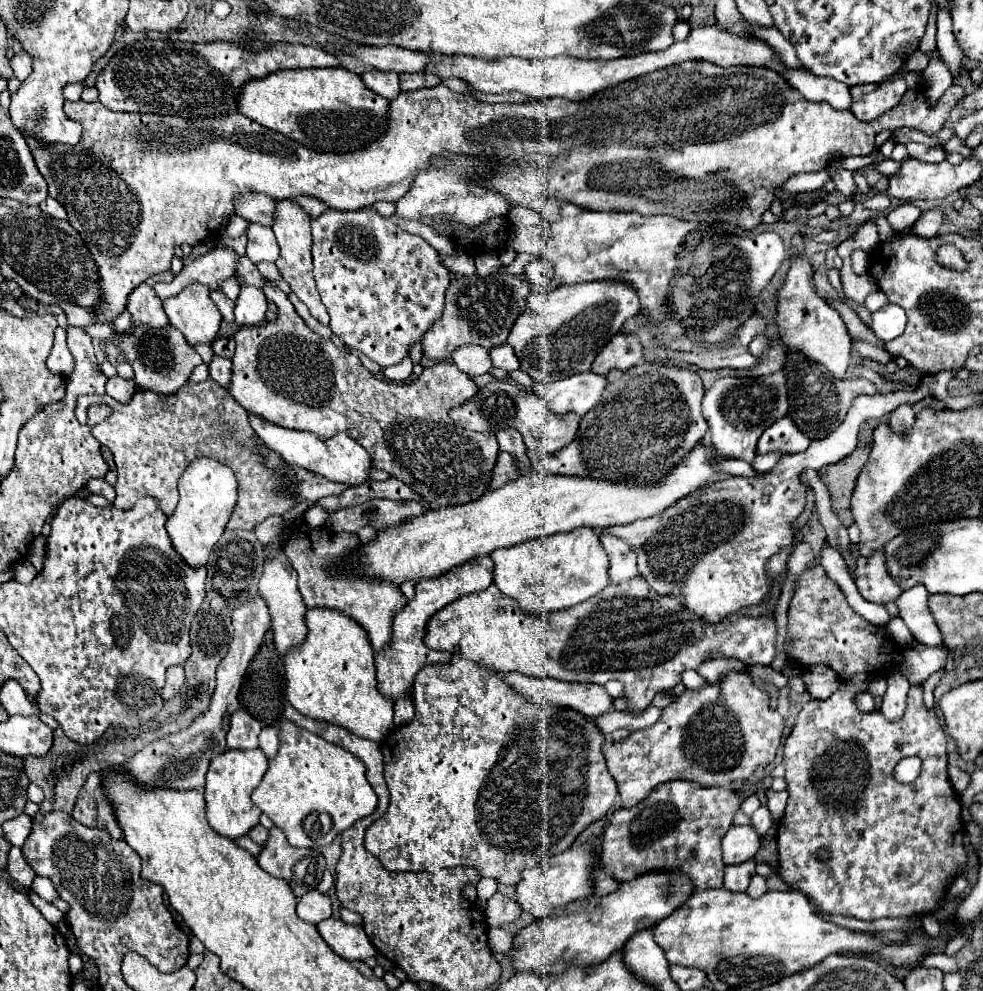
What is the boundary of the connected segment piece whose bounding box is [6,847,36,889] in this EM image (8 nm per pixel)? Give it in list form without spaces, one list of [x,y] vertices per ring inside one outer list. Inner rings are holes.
[[[12,847],[8,855],[8,873],[12,875],[12,879],[16,883],[20,883],[22,887],[30,887],[32,885],[32,879],[36,877],[34,871],[28,867],[28,863],[24,861],[22,857],[22,851],[20,847]]]

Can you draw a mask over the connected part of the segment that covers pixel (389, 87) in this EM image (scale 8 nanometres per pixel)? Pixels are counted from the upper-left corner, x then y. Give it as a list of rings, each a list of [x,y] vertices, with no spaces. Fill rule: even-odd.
[[[366,71],[360,75],[362,81],[366,83],[366,87],[386,99],[396,99],[400,95],[400,79],[398,79],[398,73],[384,73],[384,71]]]

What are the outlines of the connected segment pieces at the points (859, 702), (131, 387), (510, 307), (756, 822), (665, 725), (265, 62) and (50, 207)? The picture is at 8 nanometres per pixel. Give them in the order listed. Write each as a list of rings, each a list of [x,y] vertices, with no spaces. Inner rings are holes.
[[[864,691],[864,693],[858,693],[858,695],[854,697],[854,705],[856,705],[856,709],[862,711],[862,713],[874,711],[874,697],[868,695],[866,691]]]
[[[116,375],[106,381],[106,393],[120,403],[128,403],[128,399],[132,399],[134,391],[136,391],[134,379],[122,379]]]
[[[494,273],[488,277],[458,277],[446,289],[444,311],[422,337],[422,351],[432,359],[448,359],[454,347],[480,345],[492,349],[508,339],[516,317],[526,309],[526,297],[532,293],[528,281],[518,275]]]
[[[760,807],[754,815],[752,815],[752,827],[758,831],[758,835],[766,835],[768,829],[772,827],[772,815],[768,811],[768,807]]]
[[[730,671],[722,681],[708,683],[700,691],[686,691],[678,697],[678,703],[670,703],[662,709],[660,719],[642,731],[630,733],[626,741],[612,743],[608,737],[604,741],[604,757],[608,771],[616,779],[622,807],[630,809],[650,795],[650,791],[664,781],[694,781],[702,787],[730,787],[738,779],[748,779],[756,765],[768,765],[774,761],[774,755],[782,737],[782,717],[768,707],[768,695],[758,689],[746,673]]]
[[[146,39],[120,49],[96,79],[96,89],[100,91],[98,101],[112,111],[184,115],[186,119],[214,117],[238,111],[238,97],[248,81],[264,79],[282,69],[336,65],[340,67],[340,61],[334,55],[324,55],[312,45],[278,43],[254,53],[226,41],[180,43]]]
[[[48,197],[44,203],[40,203],[40,209],[50,215],[50,217],[56,217],[56,219],[66,219],[66,209],[52,197]]]

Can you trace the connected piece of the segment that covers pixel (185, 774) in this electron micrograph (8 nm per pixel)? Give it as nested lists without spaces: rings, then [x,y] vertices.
[[[258,595],[252,601],[234,609],[232,625],[234,625],[234,637],[232,637],[228,655],[218,665],[218,685],[212,695],[210,709],[204,711],[204,715],[200,715],[200,719],[196,719],[196,723],[192,723],[192,727],[146,745],[130,761],[126,761],[122,765],[142,785],[172,787],[172,789],[202,789],[210,761],[216,755],[226,751],[226,733],[230,729],[228,719],[240,707],[239,691],[246,669],[248,669],[248,663],[254,657],[254,653],[258,651],[258,647],[262,645],[262,637],[270,627],[270,615],[268,615],[266,601]]]

